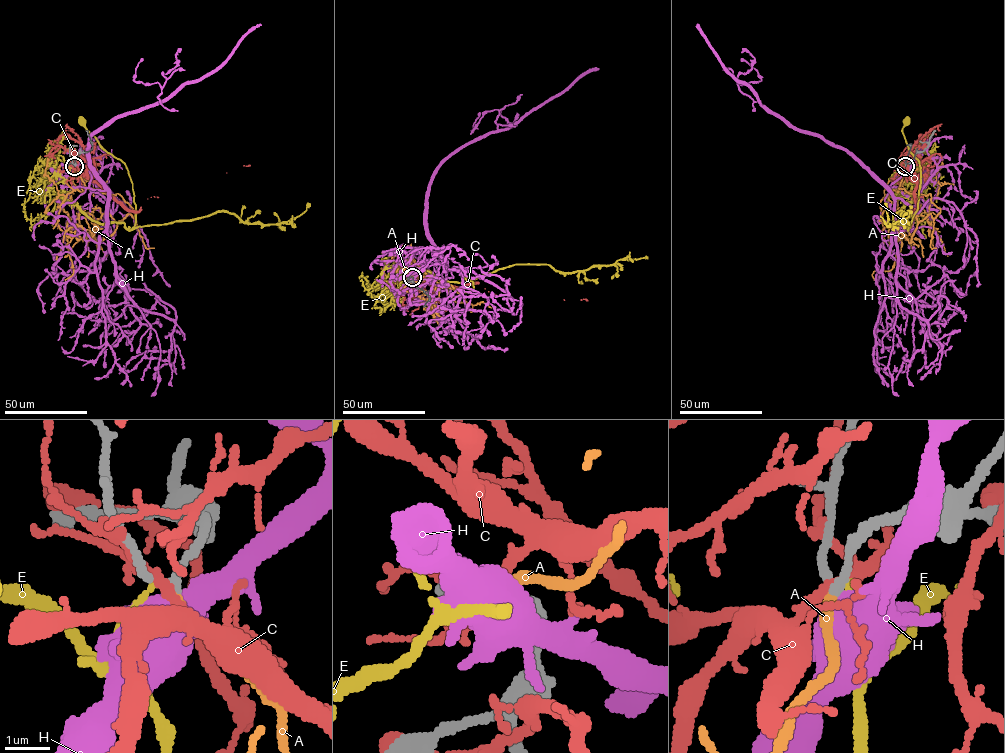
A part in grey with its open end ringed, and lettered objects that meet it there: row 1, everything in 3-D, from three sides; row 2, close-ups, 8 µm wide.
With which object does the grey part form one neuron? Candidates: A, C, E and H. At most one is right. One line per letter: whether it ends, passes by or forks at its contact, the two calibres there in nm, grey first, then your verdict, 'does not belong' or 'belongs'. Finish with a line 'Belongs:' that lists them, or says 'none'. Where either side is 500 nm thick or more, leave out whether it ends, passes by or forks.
A: it ends; calibres 170 and 200 nm; belongs
C: it forks; calibres 180 and 190 nm; does not belong
E: it ends; calibres 190 and 110 nm; does not belong
H: calibres 170 and 800 nm; does not belong
Belongs: A

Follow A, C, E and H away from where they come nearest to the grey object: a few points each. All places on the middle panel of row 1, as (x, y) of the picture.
A: (412, 277), (429, 270), (471, 312), (471, 304), (450, 285), (432, 280), (413, 260), (394, 270)
C: (412, 277), (418, 275), (435, 288), (463, 288), (477, 283), (495, 294), (587, 300)
E: (412, 277), (388, 295), (423, 270), (447, 281), (465, 278), (473, 289), (459, 291), (427, 274), (418, 278)
H: (412, 277), (426, 281), (427, 260), (442, 259), (426, 218), (435, 171), (461, 148), (512, 127), (598, 68)

